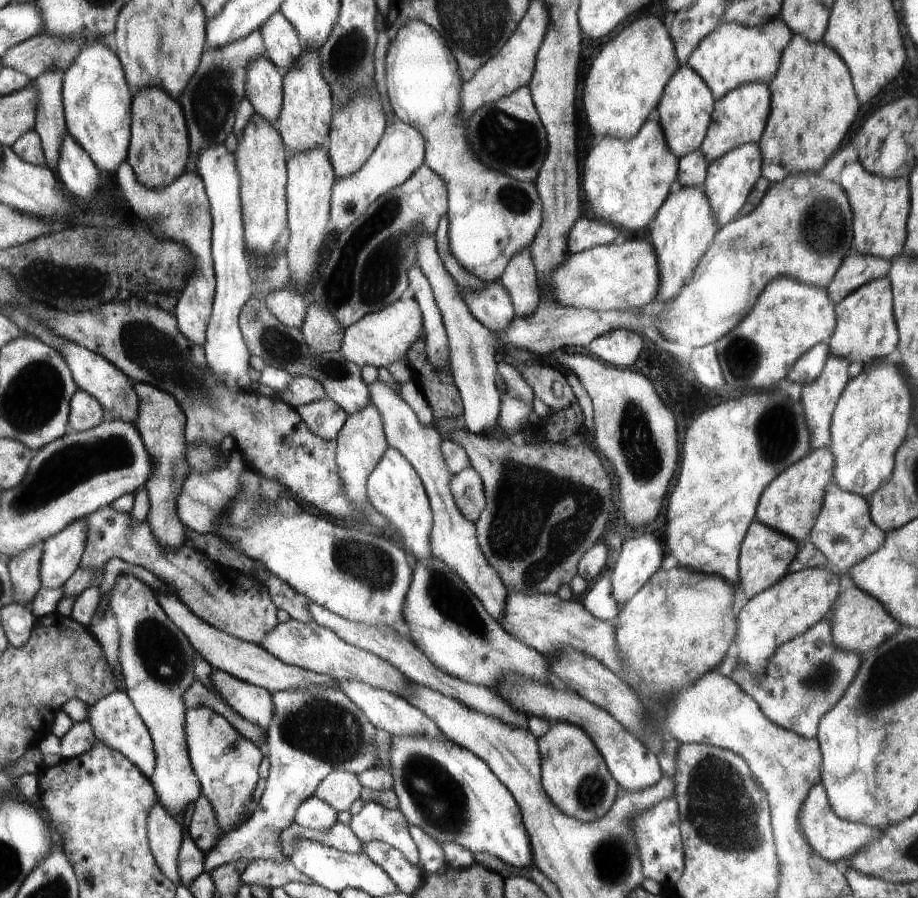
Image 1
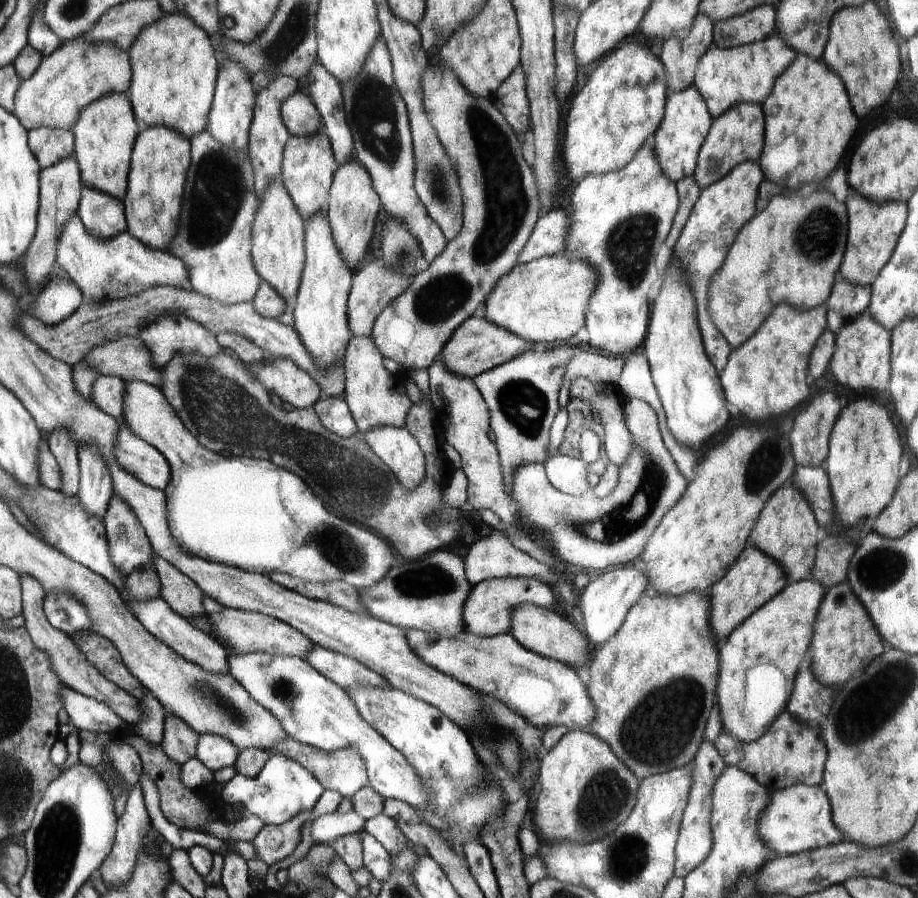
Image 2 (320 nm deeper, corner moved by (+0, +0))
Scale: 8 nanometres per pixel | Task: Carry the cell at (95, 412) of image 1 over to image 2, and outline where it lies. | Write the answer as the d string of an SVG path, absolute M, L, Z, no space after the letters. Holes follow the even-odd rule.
M100 375L92 385L91 400L118 420L127 408L127 382L117 376Z

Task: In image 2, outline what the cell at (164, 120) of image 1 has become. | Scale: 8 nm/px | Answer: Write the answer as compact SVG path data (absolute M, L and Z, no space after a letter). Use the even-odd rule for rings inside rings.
M143 126L132 152L126 205L127 231L148 248L168 251L179 231L186 173L191 161L188 138L168 127Z

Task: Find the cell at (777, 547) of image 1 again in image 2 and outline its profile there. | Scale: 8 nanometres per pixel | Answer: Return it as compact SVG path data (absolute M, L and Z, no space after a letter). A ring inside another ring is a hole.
M749 542L740 554L740 560L736 560L736 568L731 568L716 583L716 588L709 591L710 626L714 629L717 643L724 644L724 640L732 634L732 631L746 622L760 607L774 599L787 586L788 581L786 570L774 558Z

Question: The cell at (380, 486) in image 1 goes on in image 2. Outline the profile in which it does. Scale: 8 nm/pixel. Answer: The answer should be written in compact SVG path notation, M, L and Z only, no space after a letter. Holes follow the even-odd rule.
M376 427L364 438L375 455L408 490L415 489L426 478L424 454L407 428Z

